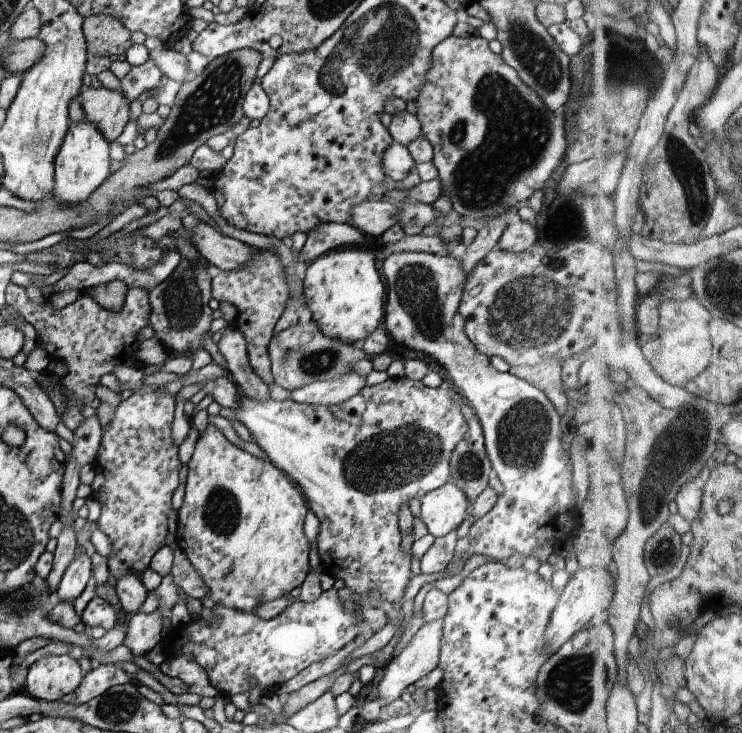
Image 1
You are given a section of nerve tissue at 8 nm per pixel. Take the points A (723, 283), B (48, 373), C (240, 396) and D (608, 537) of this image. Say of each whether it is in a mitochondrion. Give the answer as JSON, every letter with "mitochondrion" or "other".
{"A":"mitochondrion","B":"other","C":"other","D":"other"}

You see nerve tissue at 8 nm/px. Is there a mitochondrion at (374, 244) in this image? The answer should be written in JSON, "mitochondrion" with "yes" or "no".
{"mitochondrion":"no"}

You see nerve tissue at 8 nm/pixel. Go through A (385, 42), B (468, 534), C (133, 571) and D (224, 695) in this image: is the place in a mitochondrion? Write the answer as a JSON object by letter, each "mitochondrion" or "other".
{"A":"mitochondrion","B":"other","C":"other","D":"other"}

